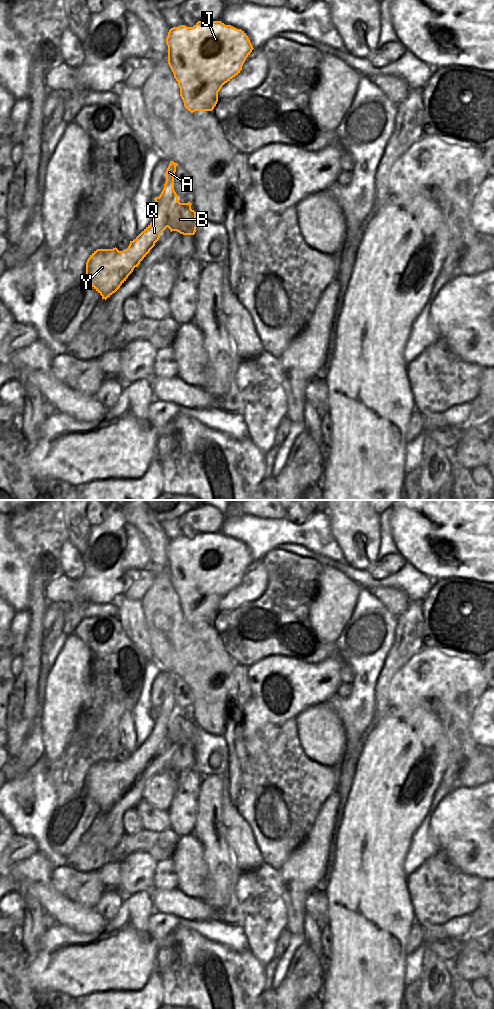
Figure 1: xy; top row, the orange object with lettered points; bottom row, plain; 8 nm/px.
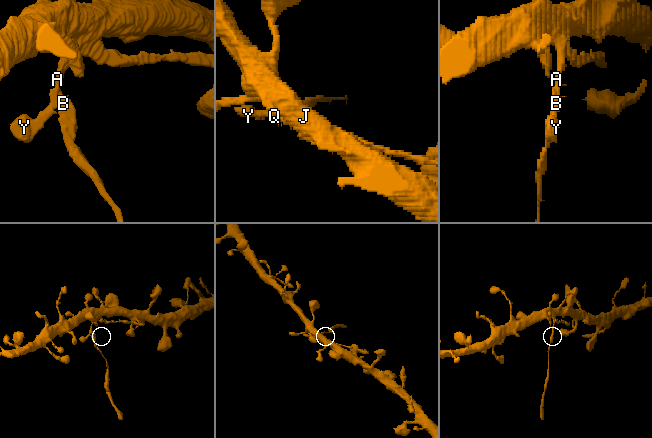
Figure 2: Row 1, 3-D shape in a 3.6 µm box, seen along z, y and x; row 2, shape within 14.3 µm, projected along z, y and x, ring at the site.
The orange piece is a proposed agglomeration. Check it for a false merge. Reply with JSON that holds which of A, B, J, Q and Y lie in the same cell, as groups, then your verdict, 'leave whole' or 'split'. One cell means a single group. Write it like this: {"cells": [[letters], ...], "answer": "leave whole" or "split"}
{"cells": [["A", "J", "Q", "Y"], ["B"]], "answer": "split"}

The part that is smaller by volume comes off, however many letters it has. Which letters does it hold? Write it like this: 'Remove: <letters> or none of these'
Remove: B

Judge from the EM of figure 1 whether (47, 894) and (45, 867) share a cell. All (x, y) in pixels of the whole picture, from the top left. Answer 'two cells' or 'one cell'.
two cells

